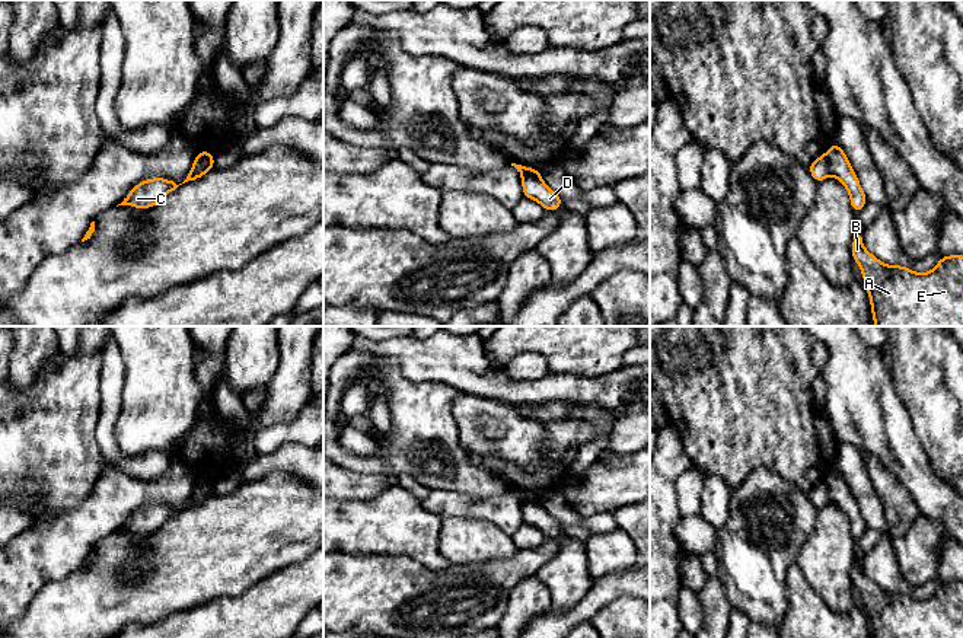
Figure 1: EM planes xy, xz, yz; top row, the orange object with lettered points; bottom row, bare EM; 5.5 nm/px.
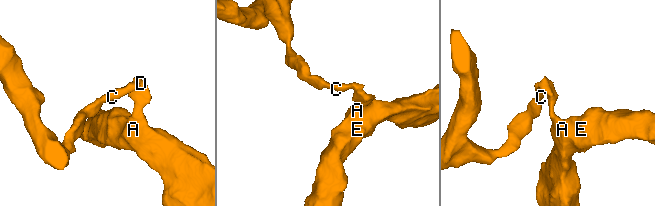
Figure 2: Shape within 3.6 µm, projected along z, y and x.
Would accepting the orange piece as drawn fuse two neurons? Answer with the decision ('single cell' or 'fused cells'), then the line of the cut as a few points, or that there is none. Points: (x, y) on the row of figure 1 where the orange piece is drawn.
fused cells; cut yz (823, 155), (831, 174)

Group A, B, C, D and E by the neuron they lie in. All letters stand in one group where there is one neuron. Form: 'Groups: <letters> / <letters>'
Groups: A B D E / C

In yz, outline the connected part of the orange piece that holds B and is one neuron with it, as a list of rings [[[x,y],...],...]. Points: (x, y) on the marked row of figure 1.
[[[857,229],[851,252],[861,268],[876,326],[963,326],[963,255],[940,256],[934,269],[919,274],[879,261],[864,248]]]

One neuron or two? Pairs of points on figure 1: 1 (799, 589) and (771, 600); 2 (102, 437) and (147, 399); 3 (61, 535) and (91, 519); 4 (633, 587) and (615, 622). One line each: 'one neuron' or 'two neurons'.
1: two neurons
2: two neurons
3: one neuron
4: two neurons

